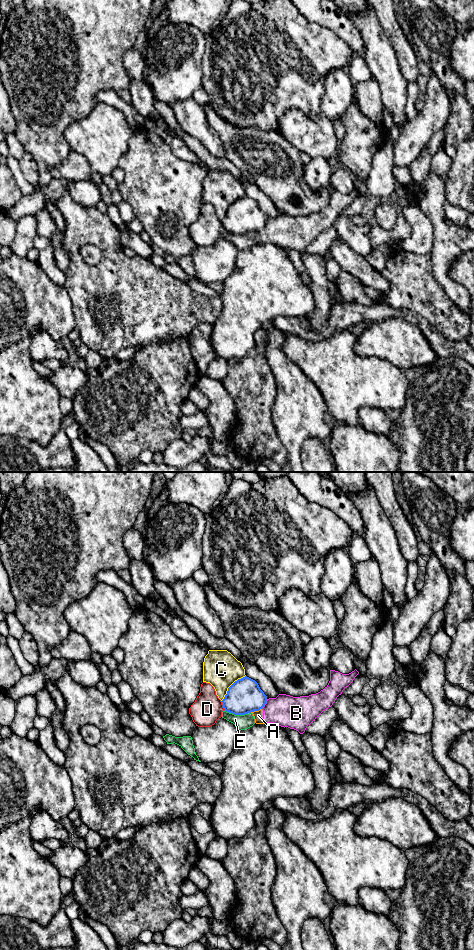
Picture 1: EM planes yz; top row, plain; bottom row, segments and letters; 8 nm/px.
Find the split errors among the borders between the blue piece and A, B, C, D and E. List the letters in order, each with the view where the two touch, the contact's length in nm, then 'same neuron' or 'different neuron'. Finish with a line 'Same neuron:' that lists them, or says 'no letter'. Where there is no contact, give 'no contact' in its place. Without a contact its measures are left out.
A: yz | 100 nm | different neuron
B: yz | 90 nm | different neuron
C: yz | 300 nm | different neuron
D: yz | 90 nm | different neuron
E: yz | 190 nm | different neuron
Same neuron: no letter

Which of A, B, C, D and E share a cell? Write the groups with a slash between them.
A B E / C / D

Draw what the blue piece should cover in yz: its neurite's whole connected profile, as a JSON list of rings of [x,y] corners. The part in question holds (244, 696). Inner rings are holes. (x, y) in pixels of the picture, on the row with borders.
[[[245,676],[235,681],[221,701],[224,711],[234,715],[245,715],[259,711],[264,707],[267,696],[260,689],[258,683]]]

